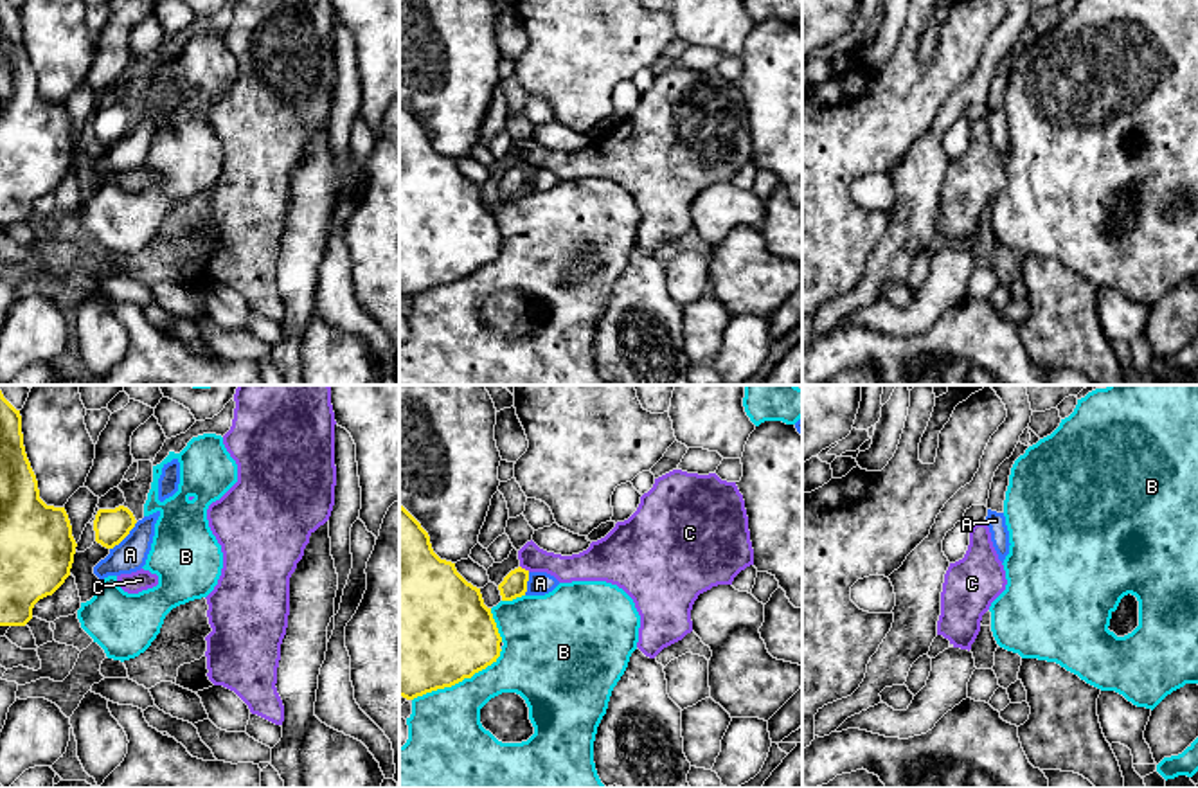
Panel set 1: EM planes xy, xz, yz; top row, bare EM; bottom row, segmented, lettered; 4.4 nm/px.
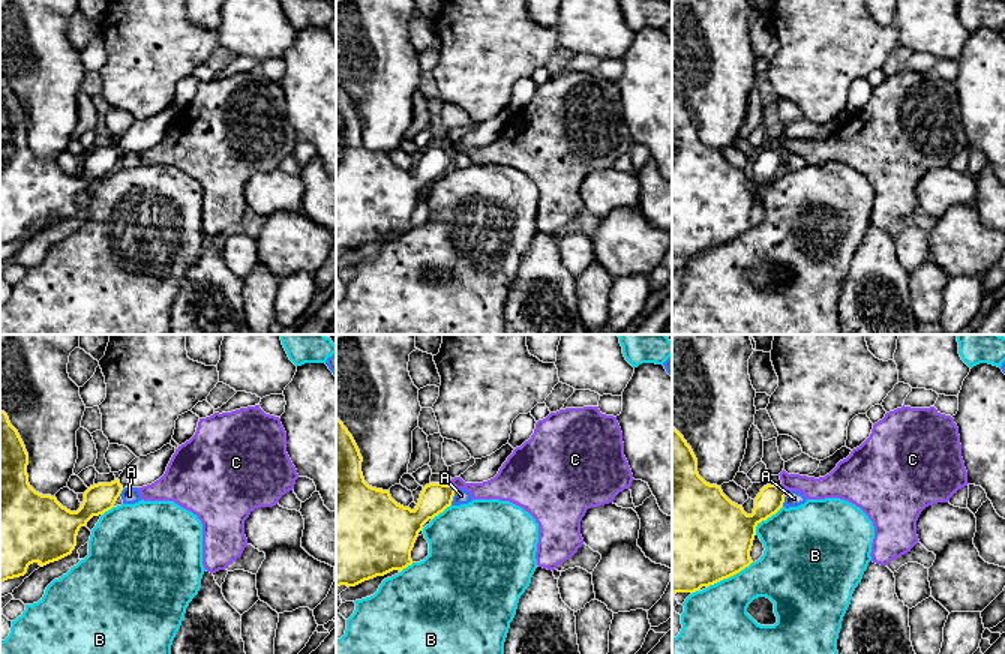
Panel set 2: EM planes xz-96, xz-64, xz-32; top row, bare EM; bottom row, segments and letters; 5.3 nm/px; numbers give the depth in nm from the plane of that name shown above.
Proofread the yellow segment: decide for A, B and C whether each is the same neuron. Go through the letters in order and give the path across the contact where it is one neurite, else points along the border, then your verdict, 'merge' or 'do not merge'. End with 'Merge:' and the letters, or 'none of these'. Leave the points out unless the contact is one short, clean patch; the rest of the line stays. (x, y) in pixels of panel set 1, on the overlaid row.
A: do not merge
B: do not merge
C: along xz (520, 565), (529, 571) | do not merge
Merge: none of these

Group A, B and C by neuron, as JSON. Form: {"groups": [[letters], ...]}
{"groups": [["A"], ["B"], ["C"]]}

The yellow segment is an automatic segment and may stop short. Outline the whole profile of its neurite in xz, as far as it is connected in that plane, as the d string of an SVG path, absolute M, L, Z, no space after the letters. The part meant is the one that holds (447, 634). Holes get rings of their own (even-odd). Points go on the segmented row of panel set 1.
M399 506L399 696L414 700L471 678L496 662L500 642L480 588L434 552L428 533Z

